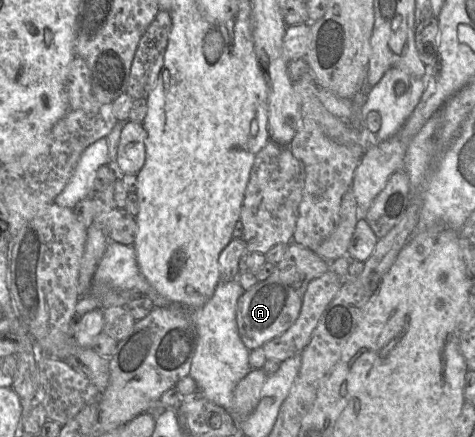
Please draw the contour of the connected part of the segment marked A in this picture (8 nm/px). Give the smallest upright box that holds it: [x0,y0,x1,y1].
[236,241,330,350]

